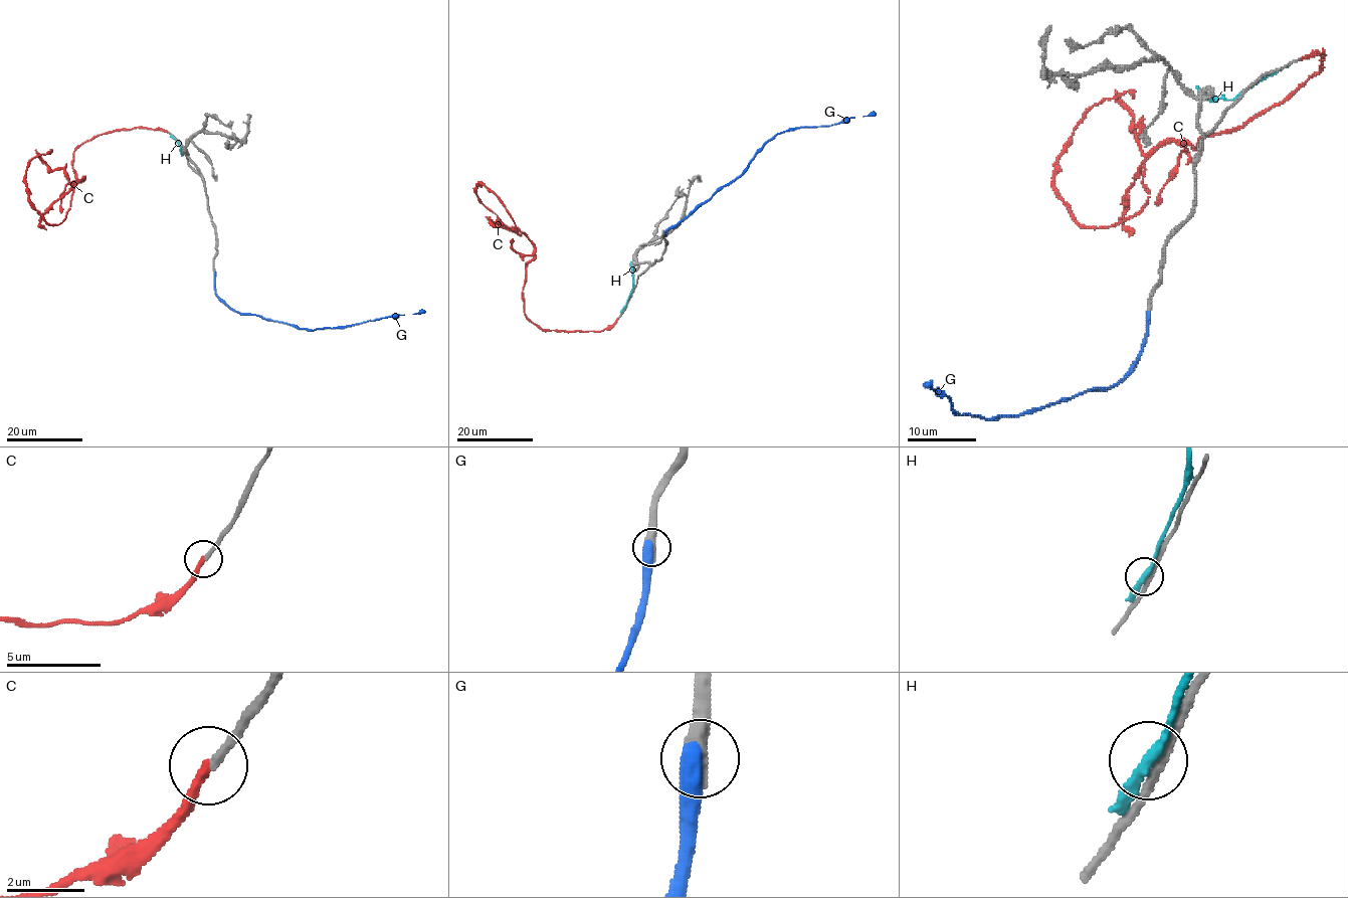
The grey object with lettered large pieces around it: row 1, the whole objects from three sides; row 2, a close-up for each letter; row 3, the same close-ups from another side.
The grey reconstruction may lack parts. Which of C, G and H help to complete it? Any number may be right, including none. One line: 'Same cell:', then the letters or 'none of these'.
Same cell: C, G

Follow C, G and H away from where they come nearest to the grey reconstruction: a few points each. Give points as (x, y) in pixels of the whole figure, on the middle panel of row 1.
C: (617, 319), (584, 332), (533, 323), (522, 287), (534, 244), (479, 183), (476, 196), (501, 227)
G: (665, 235), (723, 186), (734, 181), (777, 134), (800, 127), (836, 124), (849, 118), (876, 113)
H: (624, 307), (632, 289), (630, 261)

